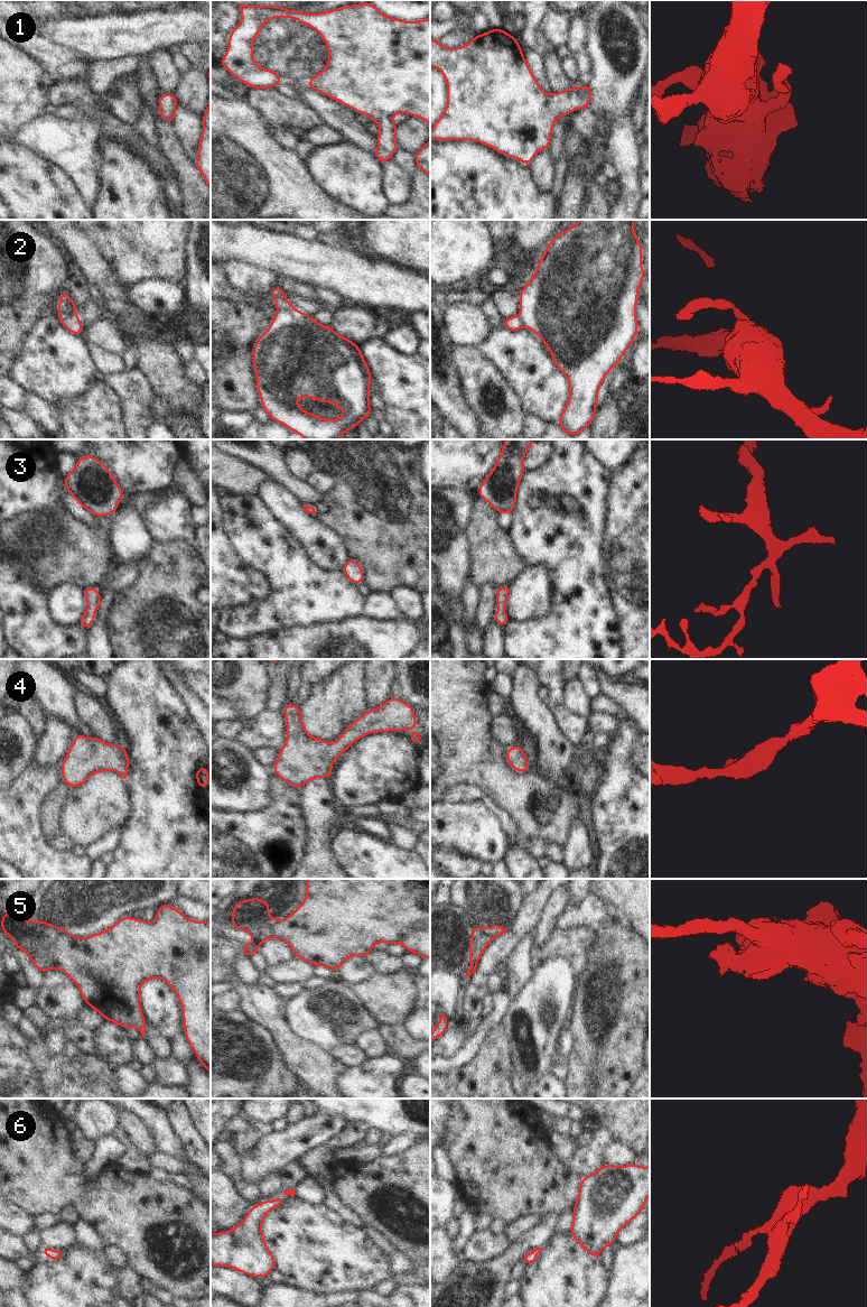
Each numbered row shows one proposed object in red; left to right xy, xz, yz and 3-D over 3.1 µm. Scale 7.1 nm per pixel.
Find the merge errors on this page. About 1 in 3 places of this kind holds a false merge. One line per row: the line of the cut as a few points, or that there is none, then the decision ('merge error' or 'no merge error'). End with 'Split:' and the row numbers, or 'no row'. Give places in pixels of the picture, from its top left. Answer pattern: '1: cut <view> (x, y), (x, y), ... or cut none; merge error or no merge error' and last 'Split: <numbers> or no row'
1: cut none; no merge error
2: cut xy (57, 316), (70, 321), (78, 321); merge error
3: cut none; no merge error
4: cut none; no merge error
5: cut xy (70, 934), (62, 934), (56, 939), (53, 952), (54, 966); merge error
6: cut none; no merge error
Split: 2, 5

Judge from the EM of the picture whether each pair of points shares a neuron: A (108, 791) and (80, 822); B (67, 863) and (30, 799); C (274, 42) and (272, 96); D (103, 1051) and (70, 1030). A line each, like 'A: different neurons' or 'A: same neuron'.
A: same neuron
B: same neuron
C: different neurons
D: different neurons

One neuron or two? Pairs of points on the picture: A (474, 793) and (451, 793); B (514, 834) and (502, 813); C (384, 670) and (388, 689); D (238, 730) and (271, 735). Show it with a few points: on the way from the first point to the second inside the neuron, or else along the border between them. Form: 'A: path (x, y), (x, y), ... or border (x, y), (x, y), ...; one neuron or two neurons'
A: path (468, 793), (457, 793); one neuron
B: path (510, 828), (505, 818); one neuron
C: path (384, 675), (384, 685); one neuron
D: path (245, 732), (263, 733); one neuron

